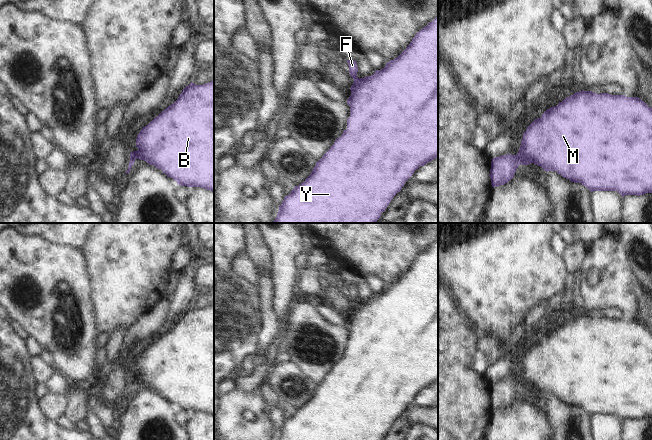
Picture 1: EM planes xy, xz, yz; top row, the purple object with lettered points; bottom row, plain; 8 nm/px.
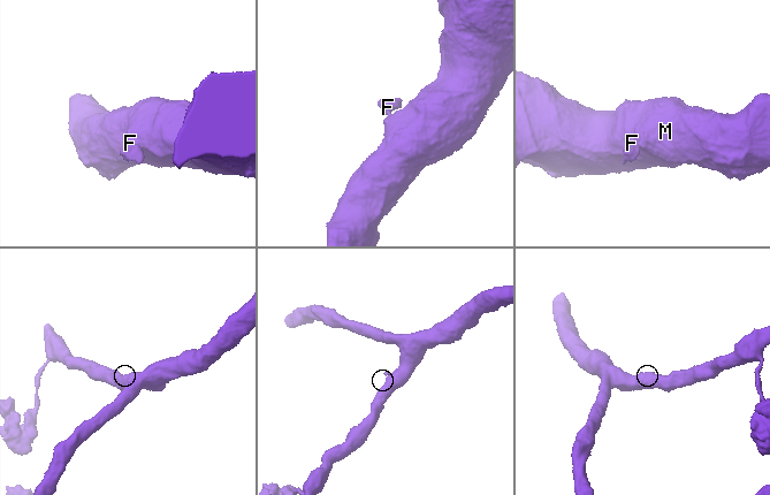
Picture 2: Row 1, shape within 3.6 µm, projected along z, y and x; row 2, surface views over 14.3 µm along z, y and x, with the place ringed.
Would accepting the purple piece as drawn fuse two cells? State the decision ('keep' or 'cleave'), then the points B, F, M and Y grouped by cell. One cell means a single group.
cleave; B M Y / F

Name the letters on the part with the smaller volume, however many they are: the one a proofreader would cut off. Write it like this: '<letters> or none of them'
F.

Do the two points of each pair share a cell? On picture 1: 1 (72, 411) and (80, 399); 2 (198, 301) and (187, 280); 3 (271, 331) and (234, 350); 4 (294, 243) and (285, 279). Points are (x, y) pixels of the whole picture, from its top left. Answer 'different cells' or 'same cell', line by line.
1: same cell
2: different cells
3: different cells
4: same cell

